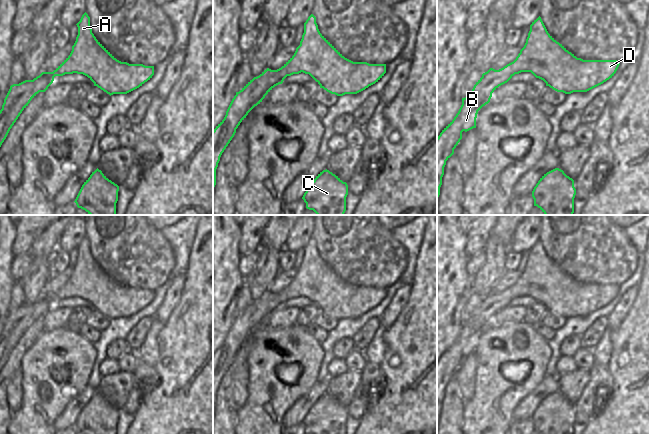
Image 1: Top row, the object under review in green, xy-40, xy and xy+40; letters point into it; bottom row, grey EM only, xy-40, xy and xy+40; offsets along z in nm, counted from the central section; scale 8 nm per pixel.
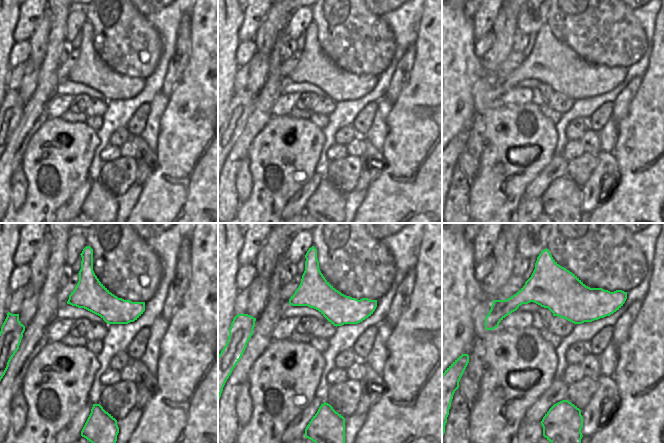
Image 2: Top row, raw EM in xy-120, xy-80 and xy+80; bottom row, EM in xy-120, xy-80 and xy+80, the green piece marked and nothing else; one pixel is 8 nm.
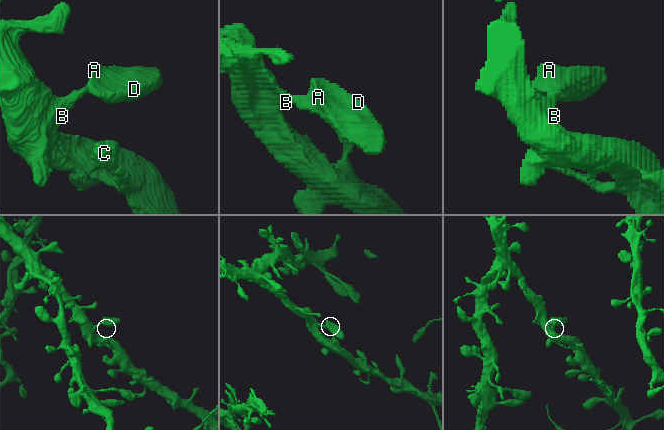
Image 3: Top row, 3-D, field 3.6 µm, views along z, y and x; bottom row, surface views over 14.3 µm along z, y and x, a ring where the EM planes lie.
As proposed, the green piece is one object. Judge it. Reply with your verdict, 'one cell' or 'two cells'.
one cell

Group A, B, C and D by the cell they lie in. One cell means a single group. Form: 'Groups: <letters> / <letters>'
Groups: A B C D

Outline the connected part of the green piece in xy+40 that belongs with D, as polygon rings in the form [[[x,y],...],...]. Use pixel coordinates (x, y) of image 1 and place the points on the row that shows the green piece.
[[[539,16],[530,25],[524,47],[516,59],[499,70],[490,68],[482,74],[472,91],[462,98],[454,119],[437,137],[437,207],[446,161],[462,139],[462,132],[476,128],[478,111],[490,102],[492,93],[515,74],[531,72],[557,92],[587,92],[616,73],[617,60],[583,60],[569,52],[547,31]]]

